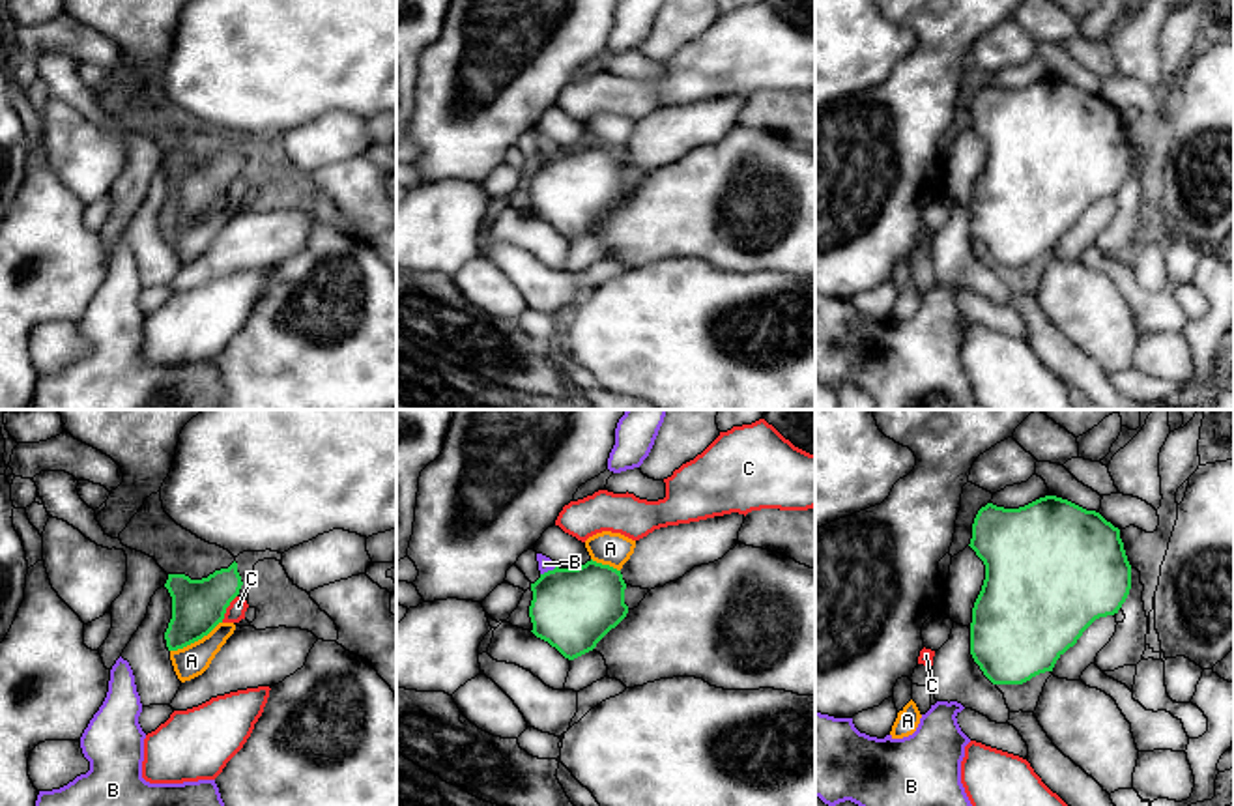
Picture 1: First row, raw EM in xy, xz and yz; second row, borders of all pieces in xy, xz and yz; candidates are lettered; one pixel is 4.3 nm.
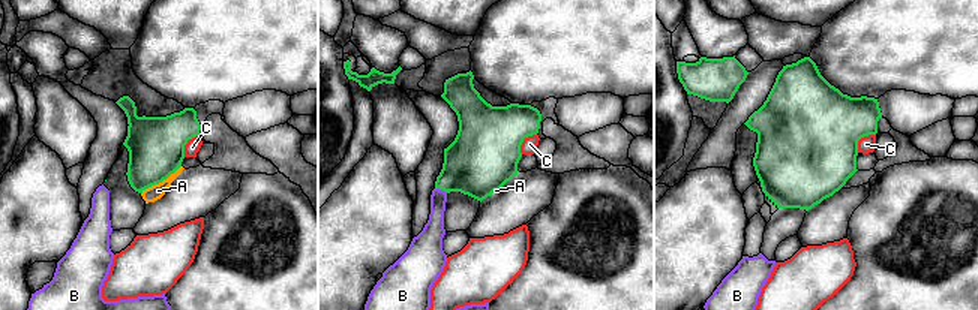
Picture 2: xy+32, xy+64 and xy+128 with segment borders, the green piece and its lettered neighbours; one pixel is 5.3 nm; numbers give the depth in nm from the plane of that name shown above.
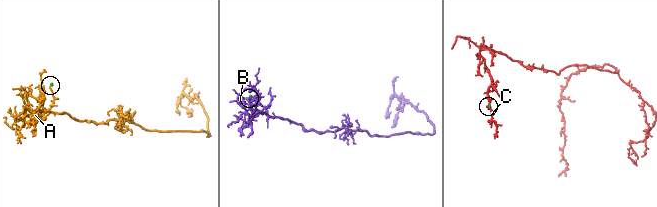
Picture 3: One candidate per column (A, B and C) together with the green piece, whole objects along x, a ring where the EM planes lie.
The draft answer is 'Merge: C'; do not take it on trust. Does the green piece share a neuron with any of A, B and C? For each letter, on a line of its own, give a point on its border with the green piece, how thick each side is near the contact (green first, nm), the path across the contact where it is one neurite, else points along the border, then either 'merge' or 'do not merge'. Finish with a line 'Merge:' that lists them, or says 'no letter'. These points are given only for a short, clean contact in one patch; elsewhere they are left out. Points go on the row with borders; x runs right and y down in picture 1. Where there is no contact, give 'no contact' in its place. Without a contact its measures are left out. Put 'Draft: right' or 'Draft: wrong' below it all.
A: contact xy (195, 640); calibres 220 and 140 nm; border xy (221, 621), (200, 638), (171, 651); do not merge
B: contact xz (548, 571); calibres 360 and 60 nm; way xz (573, 608), (559, 595), (548, 571), (545, 563); merge
C: contact xy (227, 606); calibres 220 and 80 nm; do not merge
Merge: B
Draft: wrong

